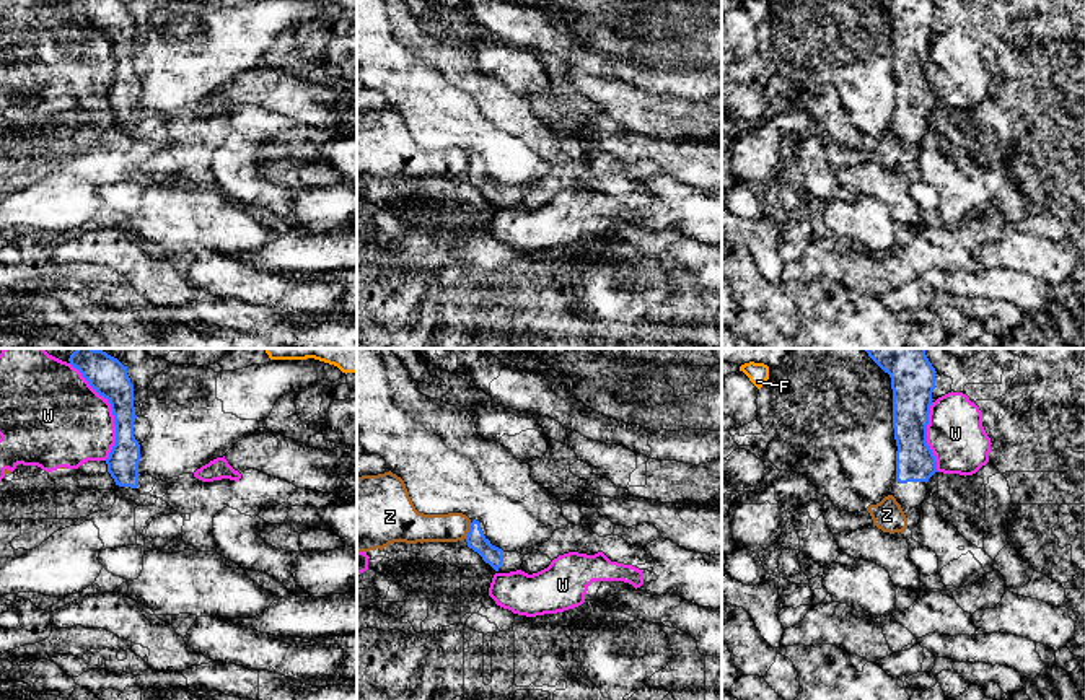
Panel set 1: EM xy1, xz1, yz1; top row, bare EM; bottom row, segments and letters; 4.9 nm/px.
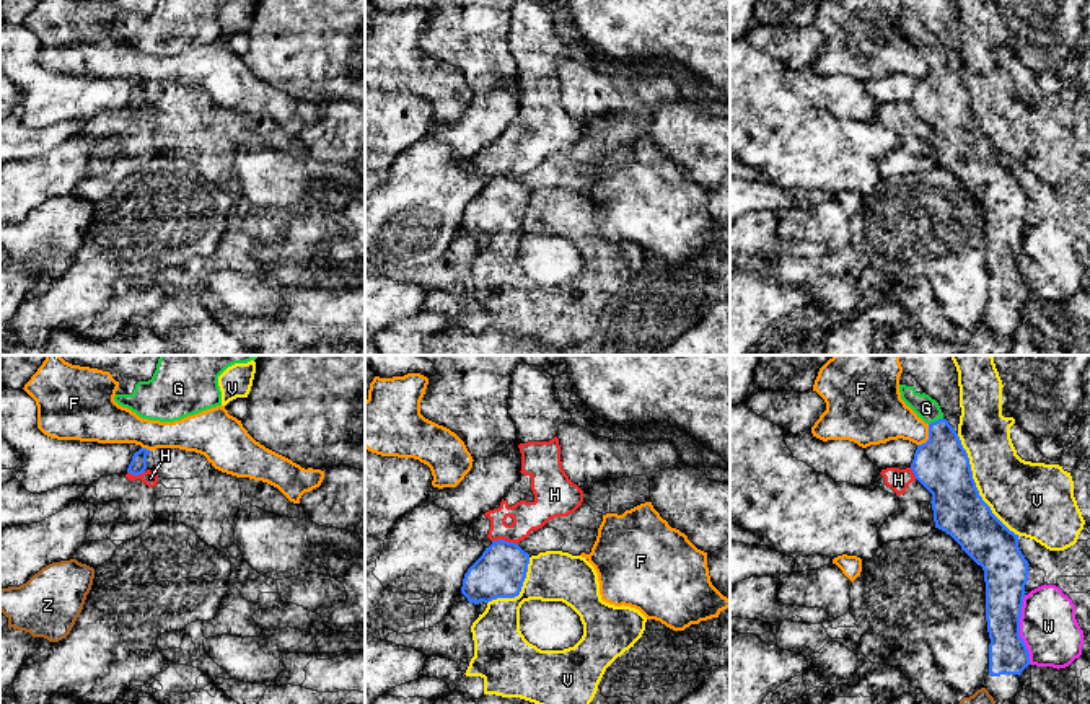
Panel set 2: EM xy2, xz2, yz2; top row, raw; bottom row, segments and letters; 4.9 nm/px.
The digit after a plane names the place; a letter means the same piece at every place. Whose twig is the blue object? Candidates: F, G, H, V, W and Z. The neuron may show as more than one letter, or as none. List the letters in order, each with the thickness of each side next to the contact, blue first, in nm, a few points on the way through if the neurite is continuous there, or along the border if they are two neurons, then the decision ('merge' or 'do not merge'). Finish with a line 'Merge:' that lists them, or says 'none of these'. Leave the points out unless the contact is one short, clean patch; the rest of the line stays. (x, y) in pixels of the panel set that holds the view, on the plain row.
F: calibres 280 and 240 nm; border yz2 (929, 59), (929, 72), (918, 80); do not merge
G: calibres 280 and 120 nm; way yz2 (940, 100), (940, 66), (936, 56), (926, 43); merge
H: calibres 240 and 140 nm; border xz2 (492, 175), (507, 175), (517, 180); do not merge
V: calibres 280 and 340 nm; do not merge
W: calibres 170 and 440 nm; do not merge
Z: calibres 90 and 140 nm; do not merge
Merge: G

